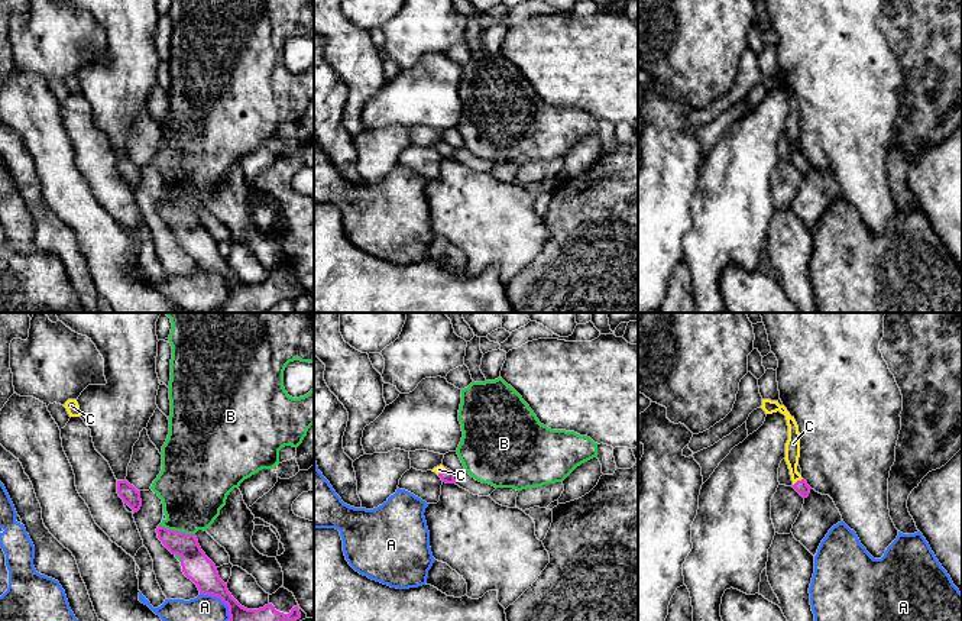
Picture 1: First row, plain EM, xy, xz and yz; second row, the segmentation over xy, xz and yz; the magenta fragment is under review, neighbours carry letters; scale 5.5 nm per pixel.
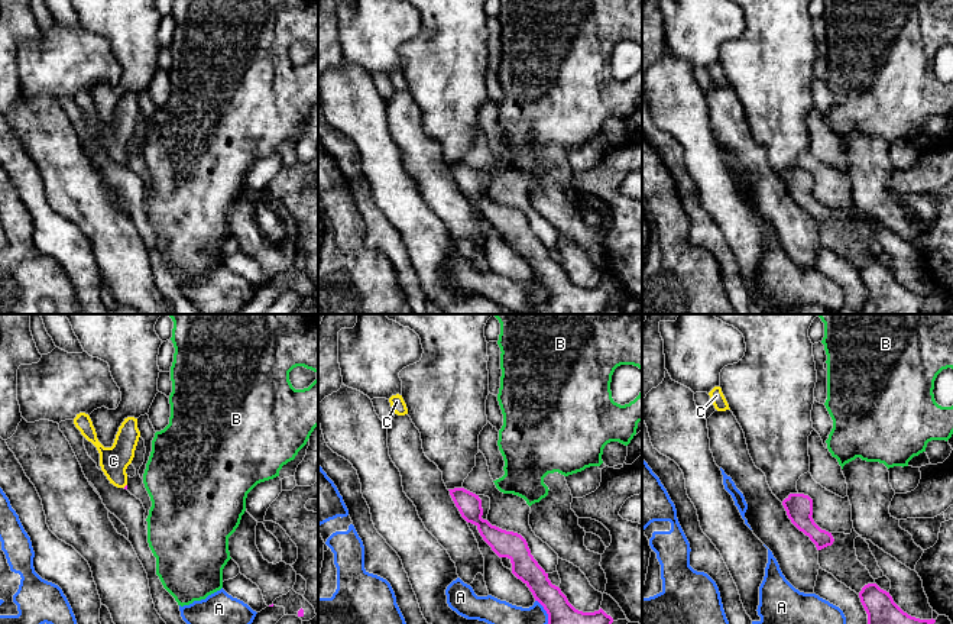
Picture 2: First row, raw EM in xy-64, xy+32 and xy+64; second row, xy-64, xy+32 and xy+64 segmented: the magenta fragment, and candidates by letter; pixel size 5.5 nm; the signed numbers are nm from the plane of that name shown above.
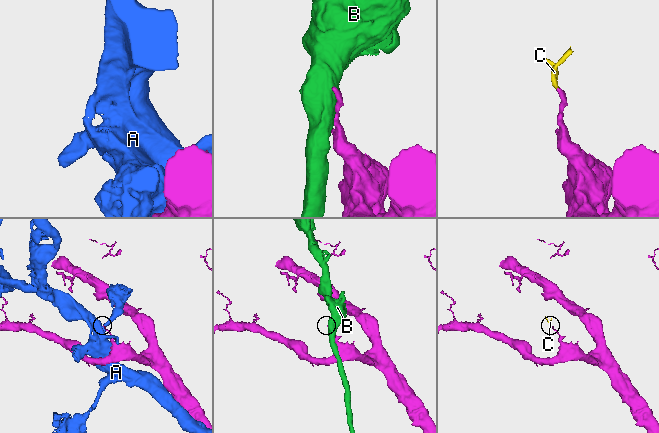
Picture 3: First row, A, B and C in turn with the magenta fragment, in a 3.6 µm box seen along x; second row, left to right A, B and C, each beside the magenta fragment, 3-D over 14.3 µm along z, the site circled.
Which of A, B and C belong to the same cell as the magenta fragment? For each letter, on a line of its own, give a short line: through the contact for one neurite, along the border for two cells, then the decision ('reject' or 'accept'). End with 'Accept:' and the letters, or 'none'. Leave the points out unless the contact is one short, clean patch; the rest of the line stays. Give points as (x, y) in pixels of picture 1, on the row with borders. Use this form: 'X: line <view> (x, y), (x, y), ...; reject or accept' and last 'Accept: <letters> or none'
A: reject
B: reject
C: line yz (802, 487), (797, 481), (793, 472), (793, 443); accept
Accept: C

